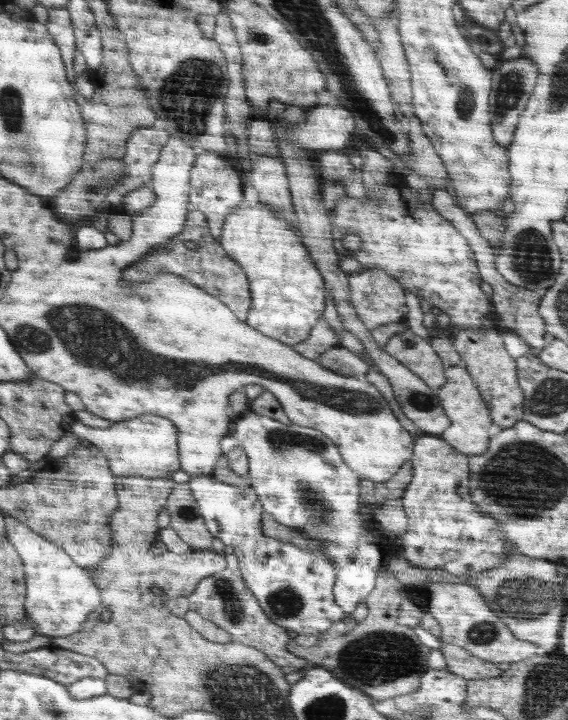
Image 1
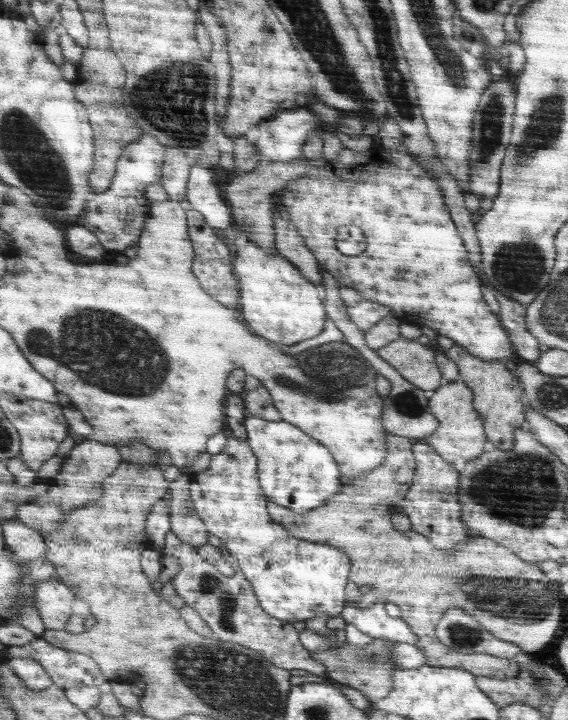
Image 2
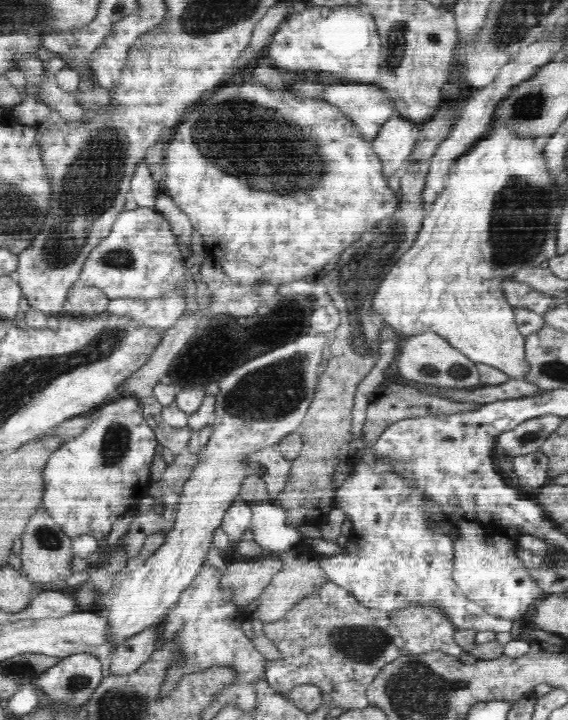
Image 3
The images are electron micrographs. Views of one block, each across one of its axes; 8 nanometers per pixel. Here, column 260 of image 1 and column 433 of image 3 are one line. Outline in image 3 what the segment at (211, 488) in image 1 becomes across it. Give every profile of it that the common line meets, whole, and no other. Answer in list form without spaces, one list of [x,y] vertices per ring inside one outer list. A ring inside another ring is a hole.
[[[378,462],[372,468],[368,464],[360,464],[352,472],[352,476],[335,491],[336,506],[348,514],[353,527],[346,547],[341,553],[318,555],[328,580],[352,593],[366,608],[378,608],[390,612],[390,610],[406,608],[407,605],[437,605],[437,608],[440,608],[445,616],[449,616],[449,620],[452,620],[460,630],[510,632],[512,620],[488,614],[474,601],[468,600],[458,588],[452,572],[453,539],[441,532],[441,524],[445,523],[445,513],[441,512],[440,505],[429,500],[417,485],[409,484],[402,474],[394,474],[390,472],[388,466],[382,466]],[[425,512],[431,512],[434,517],[426,518]]]

